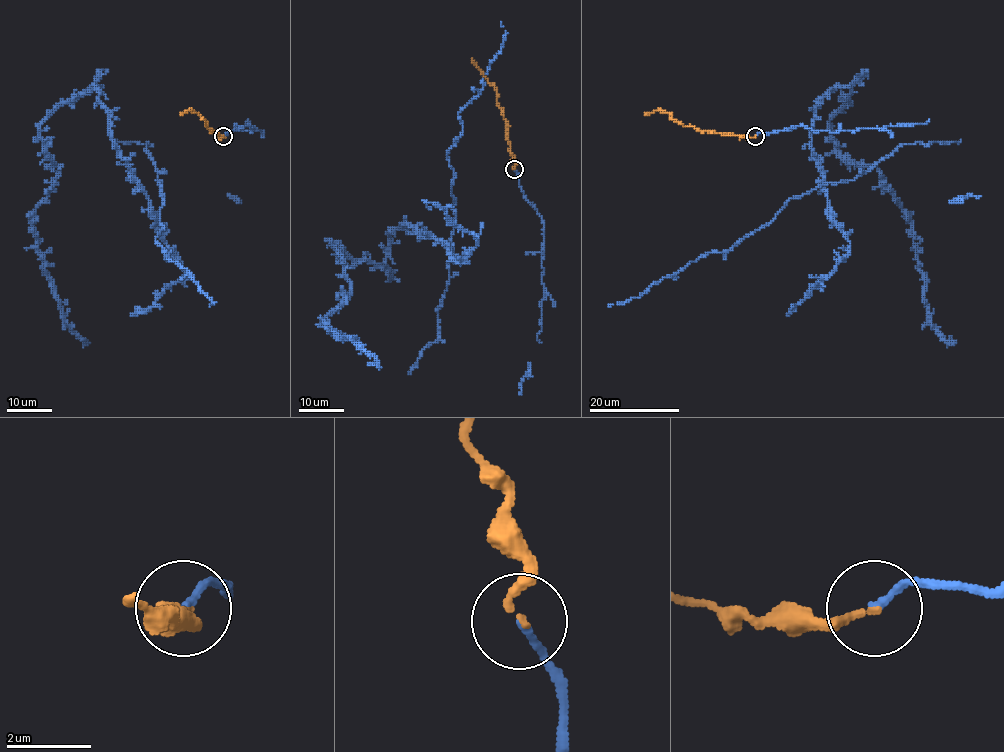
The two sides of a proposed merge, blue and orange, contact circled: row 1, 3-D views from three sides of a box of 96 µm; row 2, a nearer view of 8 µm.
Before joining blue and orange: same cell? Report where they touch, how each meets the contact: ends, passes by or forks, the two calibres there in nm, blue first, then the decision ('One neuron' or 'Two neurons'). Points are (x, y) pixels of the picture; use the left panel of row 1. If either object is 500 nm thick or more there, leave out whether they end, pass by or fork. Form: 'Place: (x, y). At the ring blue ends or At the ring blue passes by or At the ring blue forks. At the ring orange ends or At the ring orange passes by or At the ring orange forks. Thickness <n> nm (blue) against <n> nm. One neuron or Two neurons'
Place: (223, 136). At the ring blue ends. At the ring orange ends. Thickness 190 nm (blue) against 150 nm. One neuron

